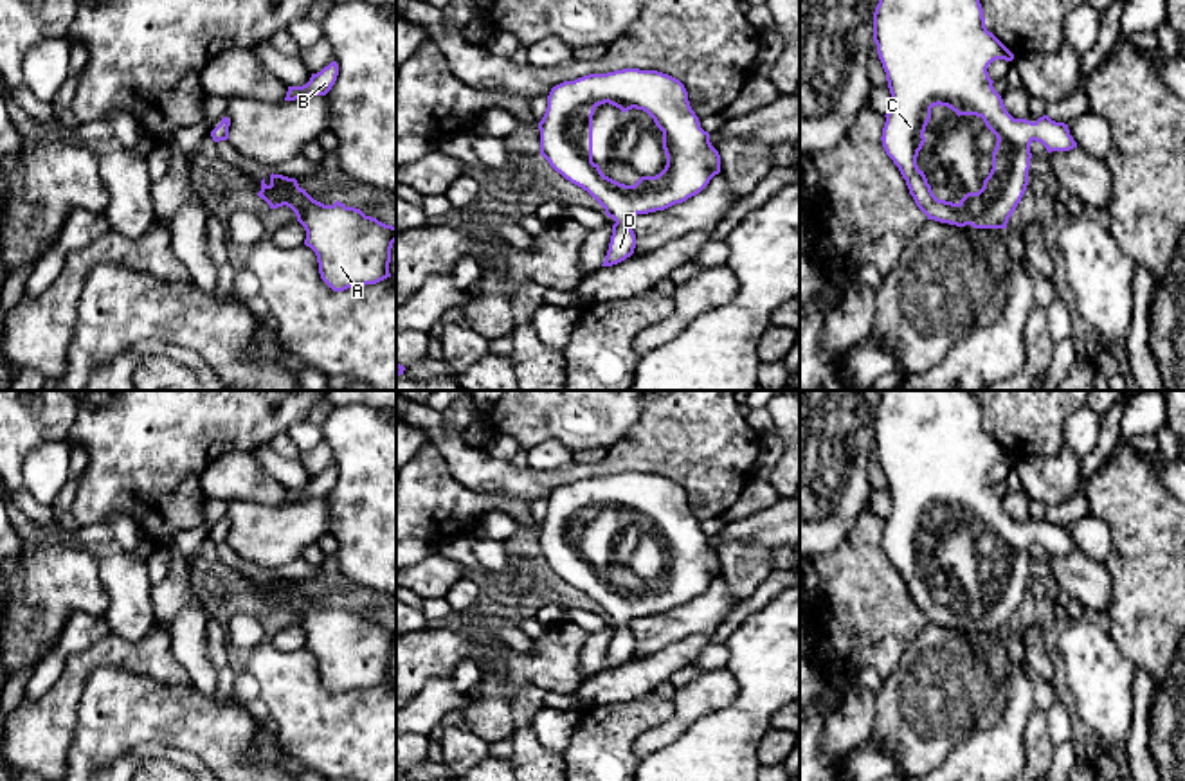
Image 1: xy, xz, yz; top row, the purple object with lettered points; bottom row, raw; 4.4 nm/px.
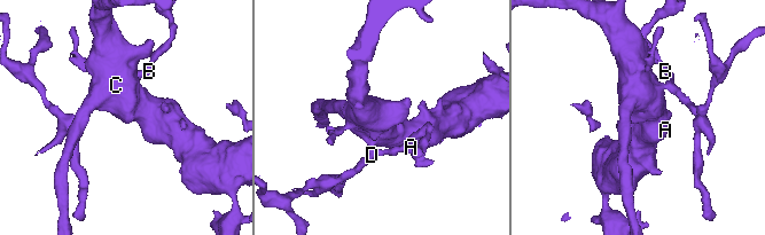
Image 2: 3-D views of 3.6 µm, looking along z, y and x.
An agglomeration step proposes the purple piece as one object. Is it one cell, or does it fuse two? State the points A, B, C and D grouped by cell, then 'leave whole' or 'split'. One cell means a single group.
A B C D; leave whole

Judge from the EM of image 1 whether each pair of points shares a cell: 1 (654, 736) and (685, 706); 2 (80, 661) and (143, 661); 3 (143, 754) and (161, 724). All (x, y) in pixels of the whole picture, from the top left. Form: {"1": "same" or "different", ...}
{"1": "same", "2": "same", "3": "different"}

